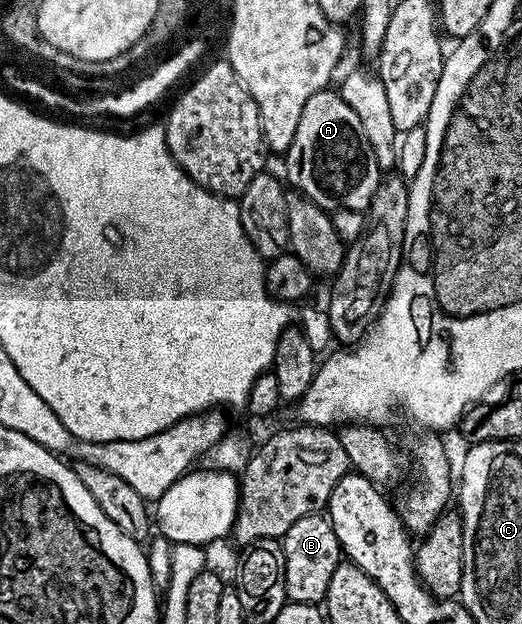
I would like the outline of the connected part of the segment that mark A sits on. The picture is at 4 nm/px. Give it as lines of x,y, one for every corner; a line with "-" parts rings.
331,88
319,89
306,99
306,107
302,107
302,119
298,119
298,131
294,131
294,143
290,143
286,160
287,184
301,197
308,198
325,211
367,210
382,180
382,171
366,139
366,131
362,131
362,123
358,123
358,115
354,115
339,92

